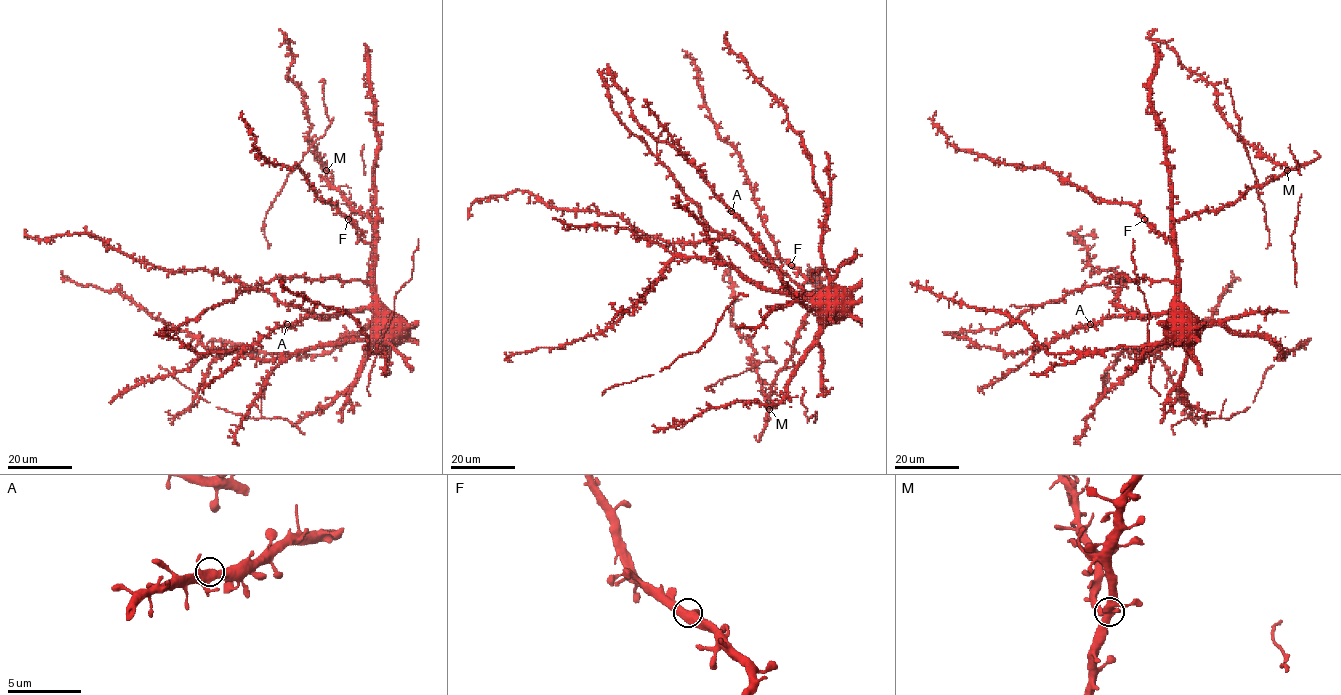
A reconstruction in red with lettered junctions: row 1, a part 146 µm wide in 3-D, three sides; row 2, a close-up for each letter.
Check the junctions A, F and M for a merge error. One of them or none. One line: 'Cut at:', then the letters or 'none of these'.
Cut at: M

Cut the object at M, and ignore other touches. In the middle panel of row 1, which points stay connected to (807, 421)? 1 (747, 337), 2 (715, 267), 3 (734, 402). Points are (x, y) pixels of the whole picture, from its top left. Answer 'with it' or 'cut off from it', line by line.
1: cut off from it
2: with it
3: with it

